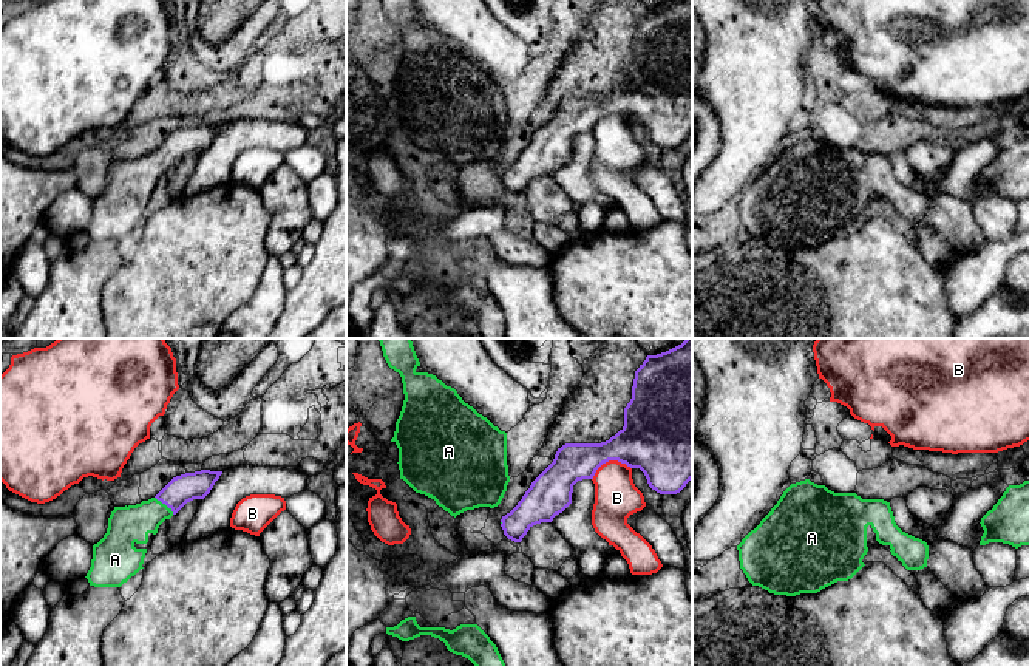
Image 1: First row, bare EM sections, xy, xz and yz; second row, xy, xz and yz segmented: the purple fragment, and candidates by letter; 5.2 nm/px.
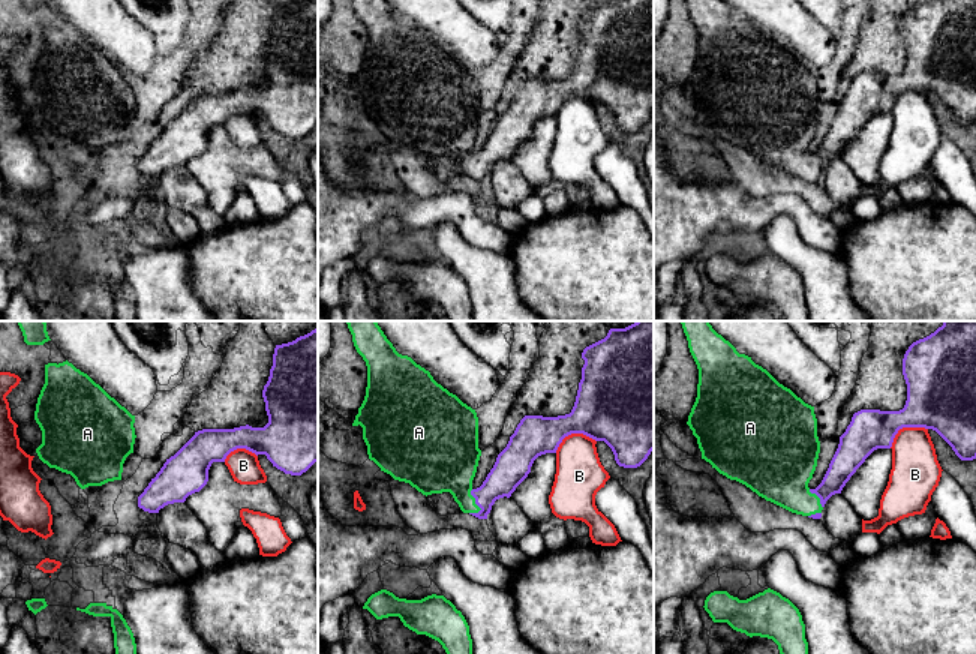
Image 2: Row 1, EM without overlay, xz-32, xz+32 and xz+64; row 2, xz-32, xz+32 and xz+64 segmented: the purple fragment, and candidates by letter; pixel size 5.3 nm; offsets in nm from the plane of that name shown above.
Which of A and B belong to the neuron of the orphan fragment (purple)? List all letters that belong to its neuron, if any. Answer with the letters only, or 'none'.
A

